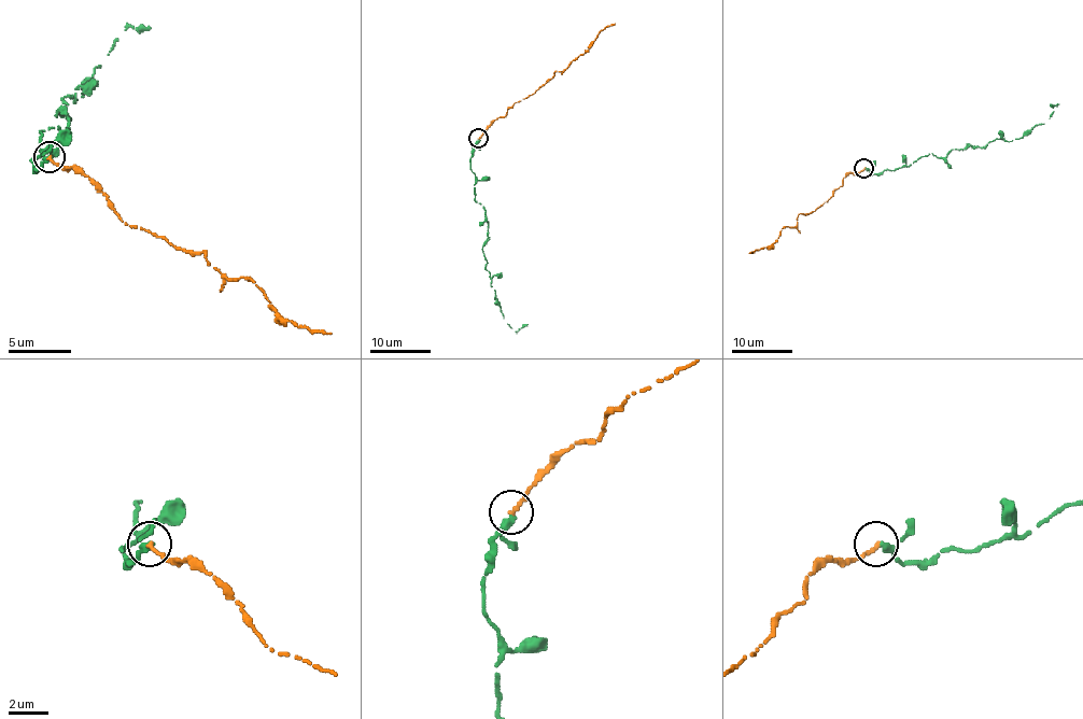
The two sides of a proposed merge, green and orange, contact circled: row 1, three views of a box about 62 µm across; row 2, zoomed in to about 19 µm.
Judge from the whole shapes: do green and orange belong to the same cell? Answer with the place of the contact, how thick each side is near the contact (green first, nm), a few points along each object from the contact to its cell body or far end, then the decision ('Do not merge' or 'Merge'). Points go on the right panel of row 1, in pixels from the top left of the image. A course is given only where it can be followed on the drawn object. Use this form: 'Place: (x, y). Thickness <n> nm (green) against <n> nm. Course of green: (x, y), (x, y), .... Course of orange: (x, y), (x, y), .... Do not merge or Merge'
Place: (863, 168). Thickness 260 nm (green) against 240 nm. Course of green: (865, 168), (881, 173), (932, 153), (944, 158), (953, 149), (1021, 138), (1050, 118), (1057, 106), (1050, 106). Course of orange: (865, 168), (849, 173), (828, 200), (813, 212), (800, 213), (797, 224), (786, 226), (773, 243), (748, 253). Merge

